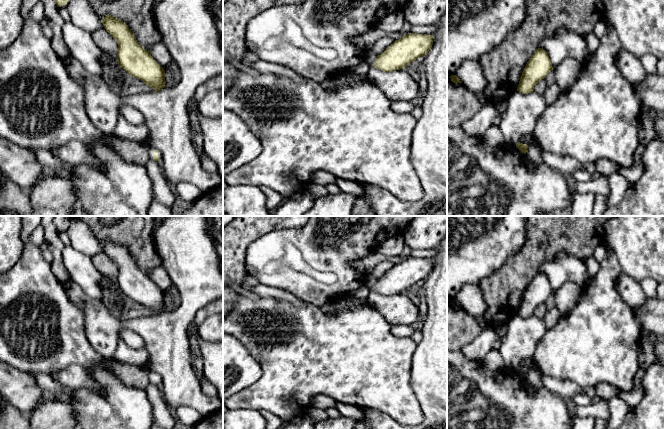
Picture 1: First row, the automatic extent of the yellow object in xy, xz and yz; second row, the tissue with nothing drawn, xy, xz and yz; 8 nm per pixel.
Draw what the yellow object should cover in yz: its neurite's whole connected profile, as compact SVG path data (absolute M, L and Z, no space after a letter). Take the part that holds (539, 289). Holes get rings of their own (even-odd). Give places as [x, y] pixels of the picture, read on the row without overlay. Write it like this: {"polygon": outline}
{"polygon": "M538 272L522 296L517 315L522 318L533 316L534 310L553 293L548 277Z"}

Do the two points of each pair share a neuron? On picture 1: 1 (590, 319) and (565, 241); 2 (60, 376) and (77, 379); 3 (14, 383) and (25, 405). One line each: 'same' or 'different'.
1: different
2: same
3: same

